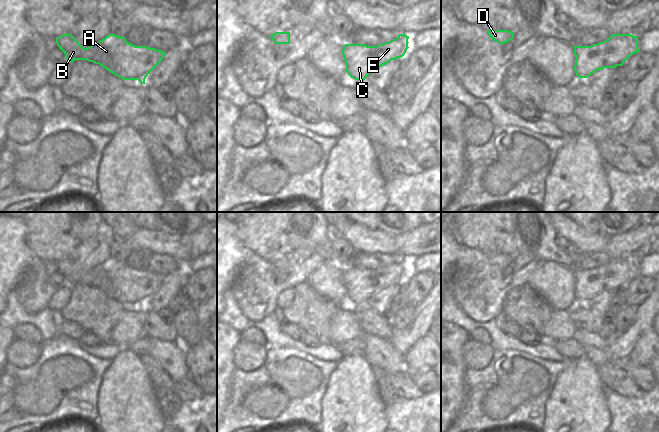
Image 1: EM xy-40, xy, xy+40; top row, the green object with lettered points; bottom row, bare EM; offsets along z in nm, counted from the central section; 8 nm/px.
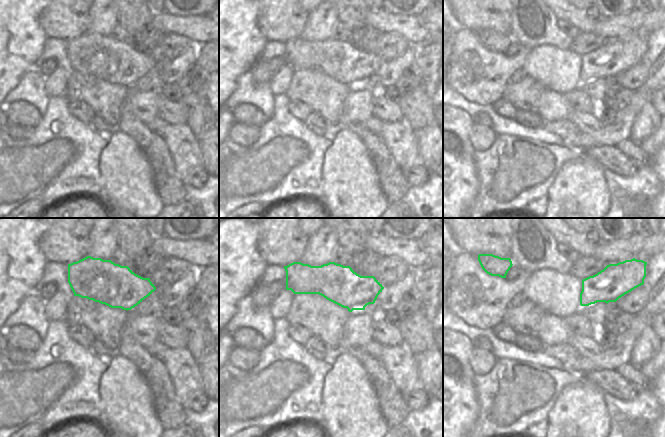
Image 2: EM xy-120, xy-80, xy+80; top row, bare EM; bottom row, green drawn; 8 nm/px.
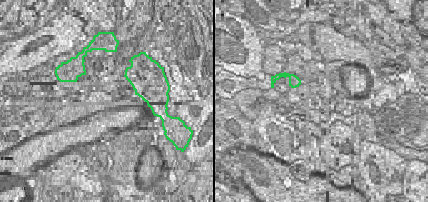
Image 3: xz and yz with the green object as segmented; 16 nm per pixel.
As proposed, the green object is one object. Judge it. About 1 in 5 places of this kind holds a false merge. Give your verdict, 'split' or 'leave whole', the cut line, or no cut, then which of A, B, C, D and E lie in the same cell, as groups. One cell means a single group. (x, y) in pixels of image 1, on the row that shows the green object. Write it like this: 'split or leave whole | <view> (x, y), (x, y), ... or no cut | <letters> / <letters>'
leave whole | no cut | A B C D E

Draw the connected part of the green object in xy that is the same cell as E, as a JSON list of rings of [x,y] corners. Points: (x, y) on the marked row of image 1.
[[[399,34],[397,38],[377,46],[345,44],[342,55],[346,63],[346,72],[351,78],[364,81],[377,68],[403,57],[409,48],[408,39],[409,36]]]

